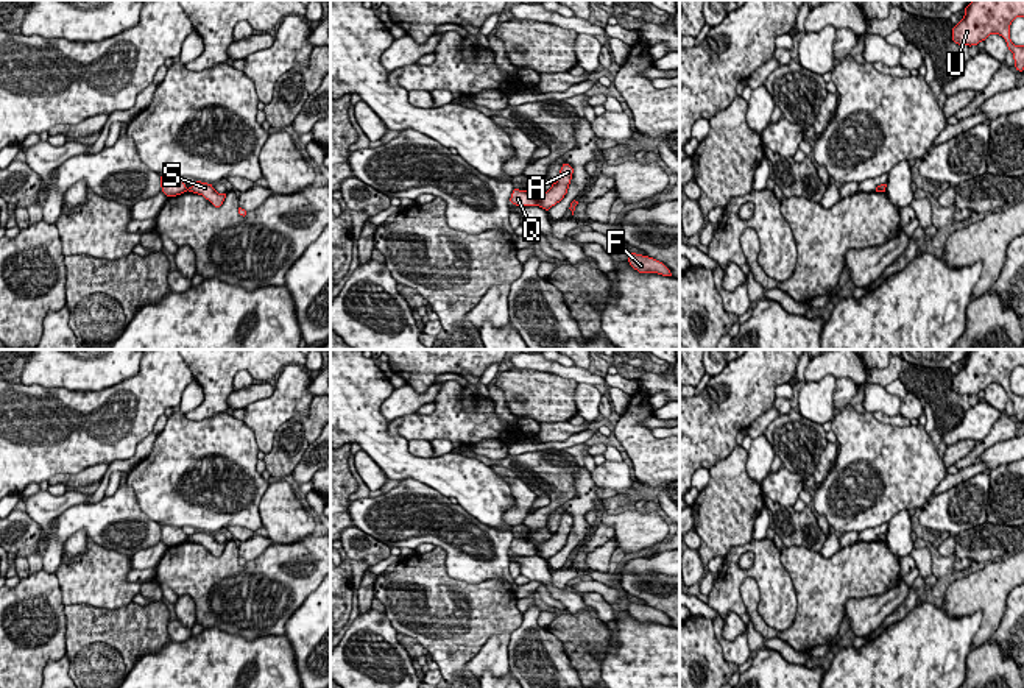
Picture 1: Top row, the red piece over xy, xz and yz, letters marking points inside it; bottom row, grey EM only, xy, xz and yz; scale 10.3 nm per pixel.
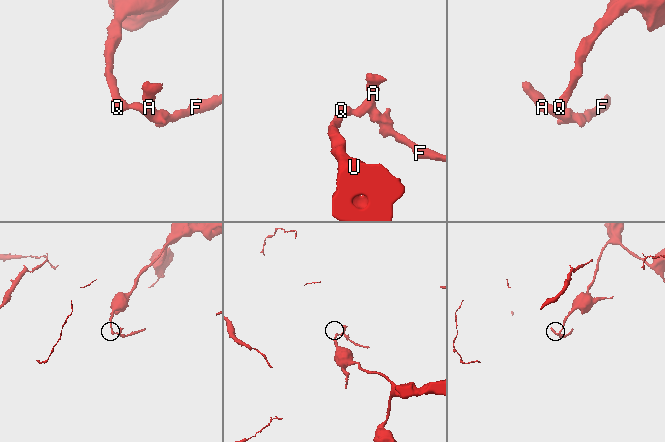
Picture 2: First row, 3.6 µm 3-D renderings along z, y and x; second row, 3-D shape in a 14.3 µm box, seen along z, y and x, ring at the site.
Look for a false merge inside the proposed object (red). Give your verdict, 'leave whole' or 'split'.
split

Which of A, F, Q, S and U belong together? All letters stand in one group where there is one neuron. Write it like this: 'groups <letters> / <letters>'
groups A F S / Q U

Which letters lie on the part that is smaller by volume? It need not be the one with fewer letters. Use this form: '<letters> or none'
A, F, S

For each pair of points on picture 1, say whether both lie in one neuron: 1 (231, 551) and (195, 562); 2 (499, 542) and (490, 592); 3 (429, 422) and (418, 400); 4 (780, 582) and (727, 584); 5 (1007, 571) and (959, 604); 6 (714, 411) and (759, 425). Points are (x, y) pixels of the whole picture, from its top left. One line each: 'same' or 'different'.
1: same
2: different
3: different
4: same
5: same
6: different

